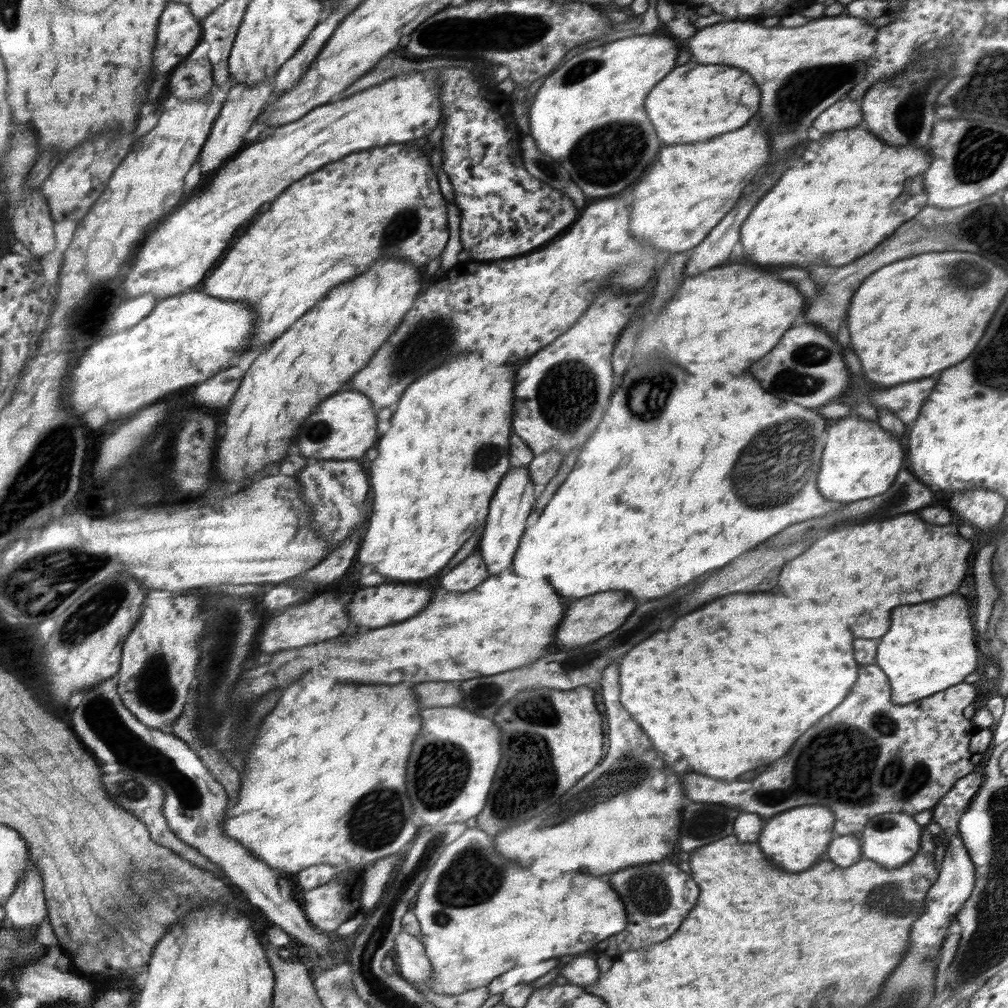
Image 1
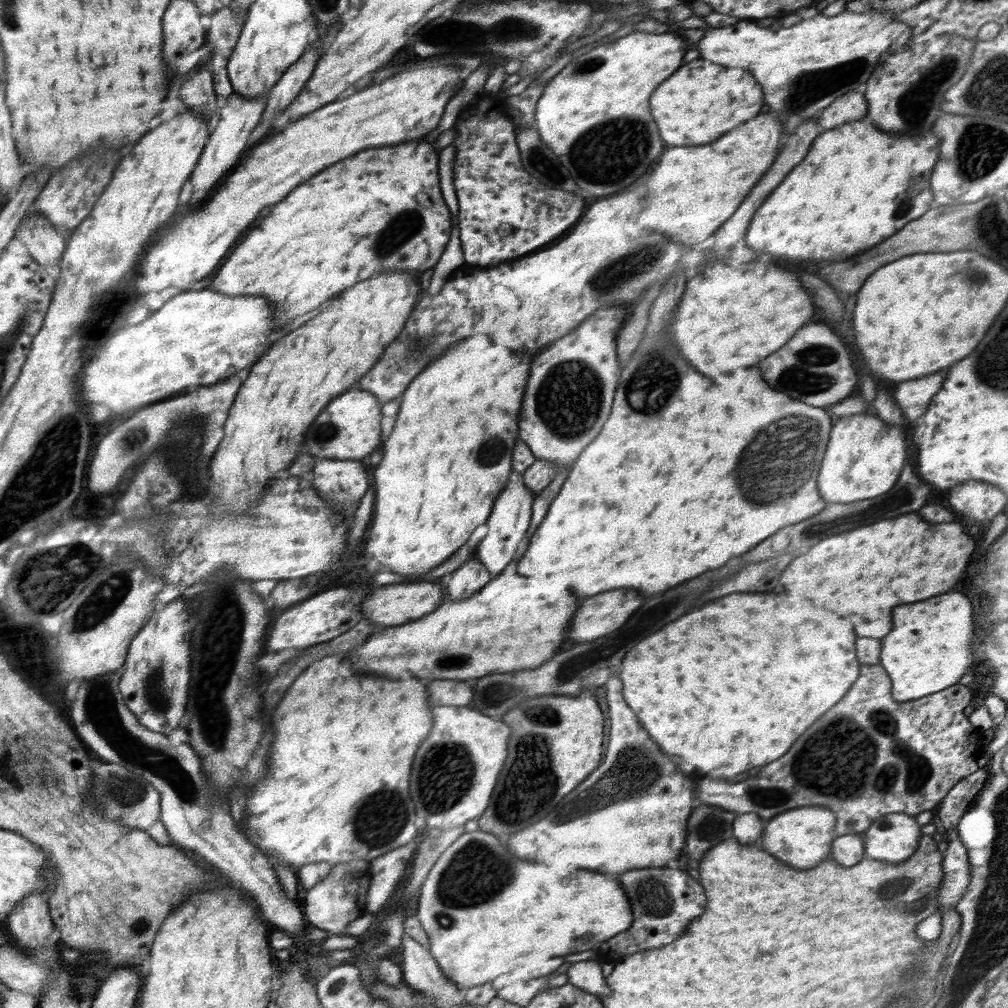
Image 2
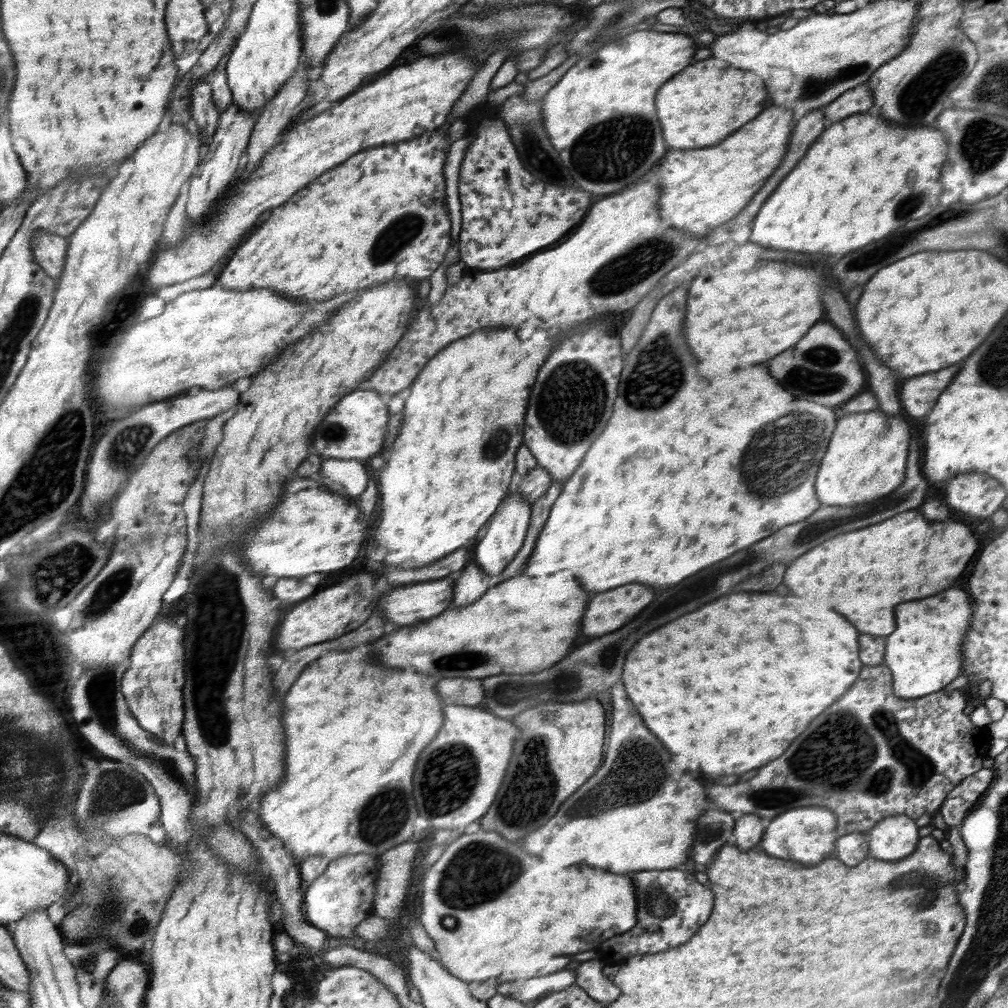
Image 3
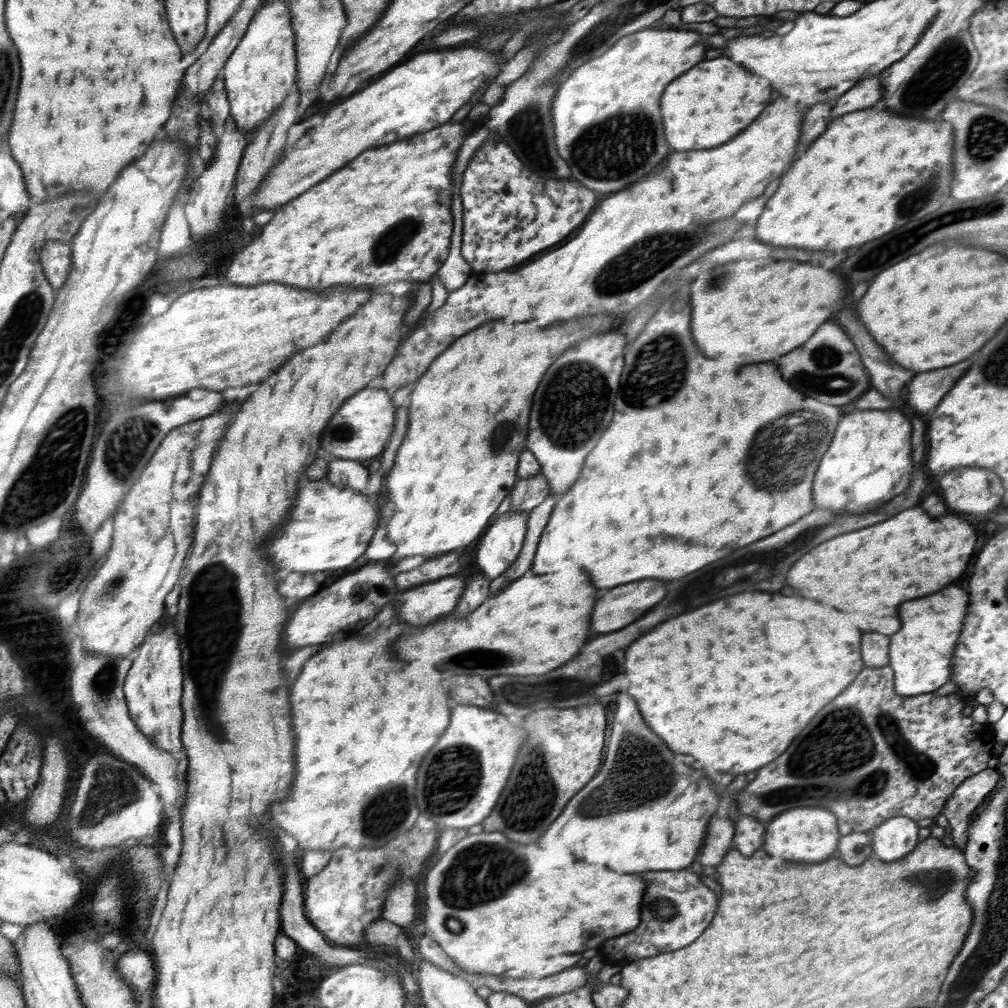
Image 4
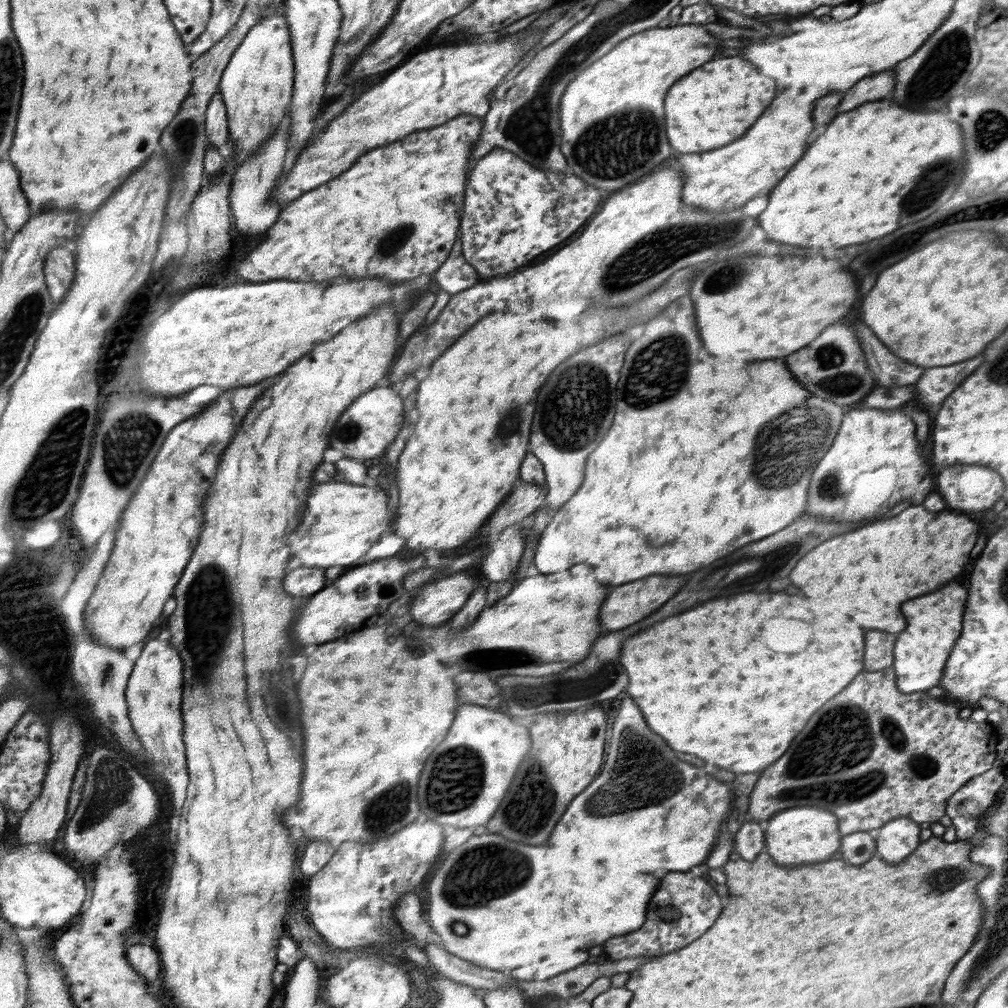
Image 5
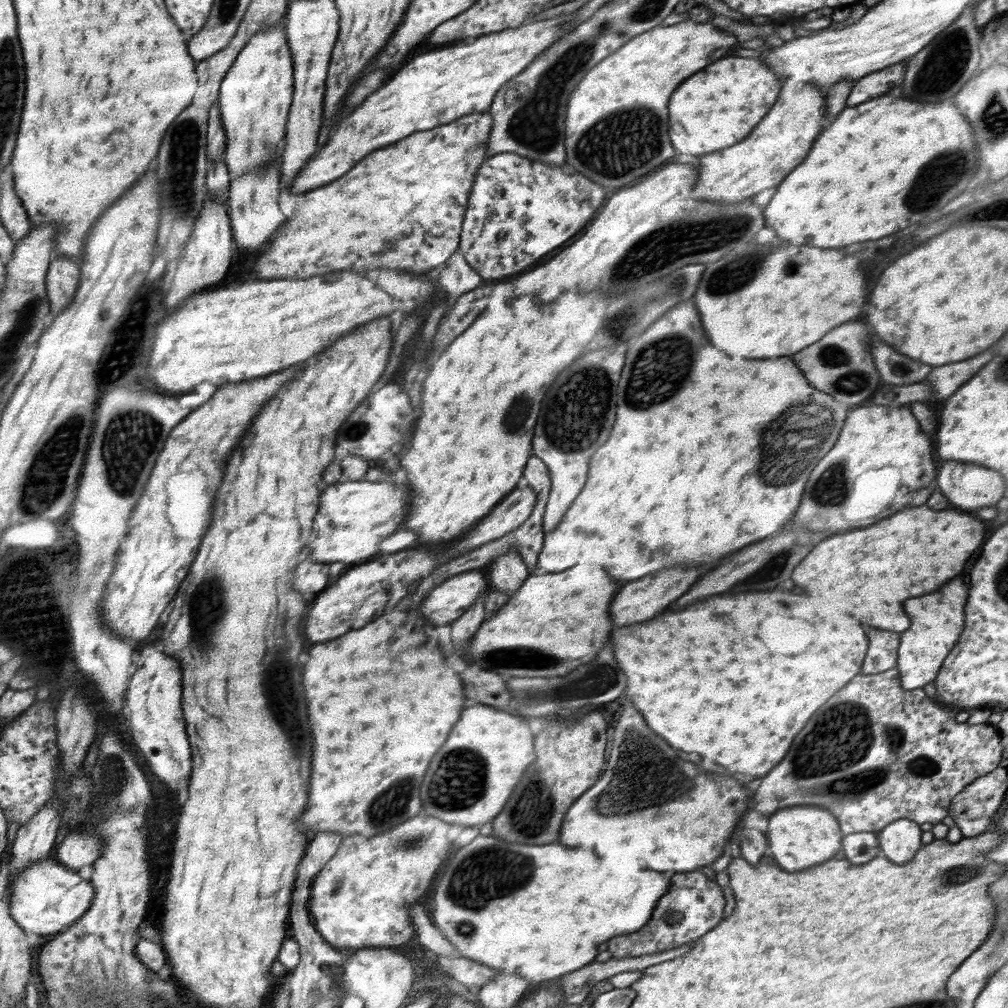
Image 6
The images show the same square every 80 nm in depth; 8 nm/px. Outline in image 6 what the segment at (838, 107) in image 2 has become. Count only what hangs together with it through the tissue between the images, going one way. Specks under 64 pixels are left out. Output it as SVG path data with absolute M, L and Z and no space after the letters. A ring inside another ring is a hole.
M905 61L871 72L860 78L858 82L853 83L848 99L846 99L846 106L858 106L866 100L872 100L880 94L890 92L890 88L894 88L894 86L900 86L907 69L906 64L904 64Z

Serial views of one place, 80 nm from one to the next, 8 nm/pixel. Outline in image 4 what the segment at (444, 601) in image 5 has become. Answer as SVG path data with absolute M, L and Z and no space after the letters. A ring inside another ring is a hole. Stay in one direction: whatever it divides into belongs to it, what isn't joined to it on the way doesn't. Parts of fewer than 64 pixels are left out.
M450 576L400 594L398 612L404 622L428 626L451 614L464 592L464 578Z

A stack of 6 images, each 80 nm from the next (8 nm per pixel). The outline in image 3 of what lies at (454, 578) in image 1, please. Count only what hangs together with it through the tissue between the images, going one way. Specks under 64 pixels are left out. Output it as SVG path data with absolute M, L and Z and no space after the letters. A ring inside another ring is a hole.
M478 564L466 566L454 584L454 606L468 606L470 602L476 602L484 594L484 590L490 588L490 575L486 574Z

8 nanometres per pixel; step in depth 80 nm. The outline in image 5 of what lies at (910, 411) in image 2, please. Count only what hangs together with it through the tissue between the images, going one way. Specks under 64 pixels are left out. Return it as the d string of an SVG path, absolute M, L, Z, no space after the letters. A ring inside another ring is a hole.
M982 356L970 358L966 362L954 364L954 366L940 366L940 368L930 368L924 372L924 376L916 382L916 392L918 392L918 402L922 406L934 406L940 404L964 378L968 378L980 364Z

